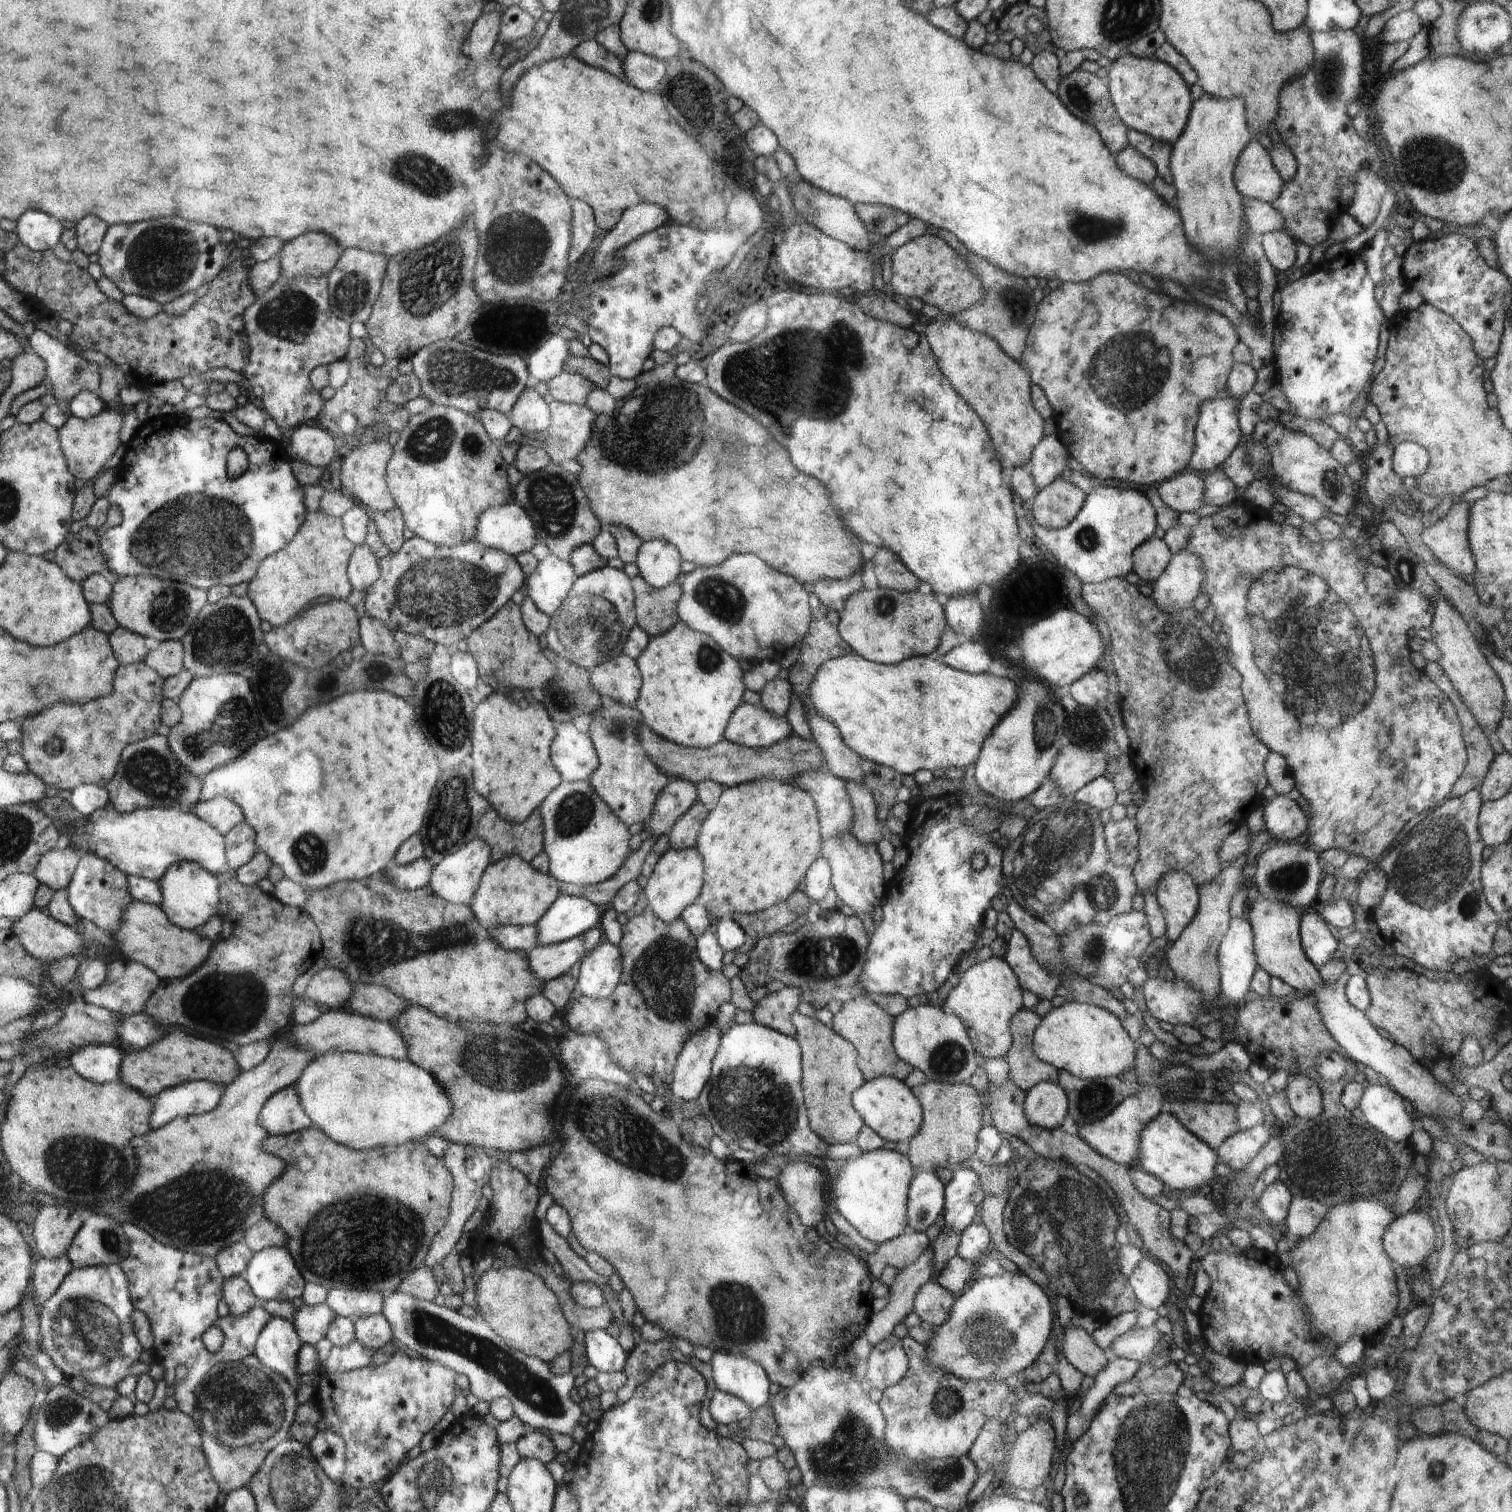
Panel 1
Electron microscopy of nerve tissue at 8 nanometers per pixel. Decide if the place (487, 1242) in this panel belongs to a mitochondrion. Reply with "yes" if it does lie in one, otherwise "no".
no

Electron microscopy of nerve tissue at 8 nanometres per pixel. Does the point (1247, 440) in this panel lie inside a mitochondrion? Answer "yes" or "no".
no

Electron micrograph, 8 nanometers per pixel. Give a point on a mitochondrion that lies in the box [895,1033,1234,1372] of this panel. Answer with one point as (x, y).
(1064, 1218)

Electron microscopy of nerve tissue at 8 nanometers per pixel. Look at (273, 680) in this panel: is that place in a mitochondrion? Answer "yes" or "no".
yes

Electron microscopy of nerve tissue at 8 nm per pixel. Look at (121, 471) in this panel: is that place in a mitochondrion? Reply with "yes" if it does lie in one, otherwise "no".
no

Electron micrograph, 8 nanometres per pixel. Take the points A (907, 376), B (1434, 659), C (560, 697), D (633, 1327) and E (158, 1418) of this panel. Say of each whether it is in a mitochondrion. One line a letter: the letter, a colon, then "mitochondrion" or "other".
A: other
B: other
C: mitochondrion
D: other
E: other

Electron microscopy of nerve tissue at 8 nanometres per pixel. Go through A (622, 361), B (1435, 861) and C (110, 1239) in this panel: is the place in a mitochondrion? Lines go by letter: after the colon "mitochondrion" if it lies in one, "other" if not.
A: other
B: mitochondrion
C: mitochondrion

